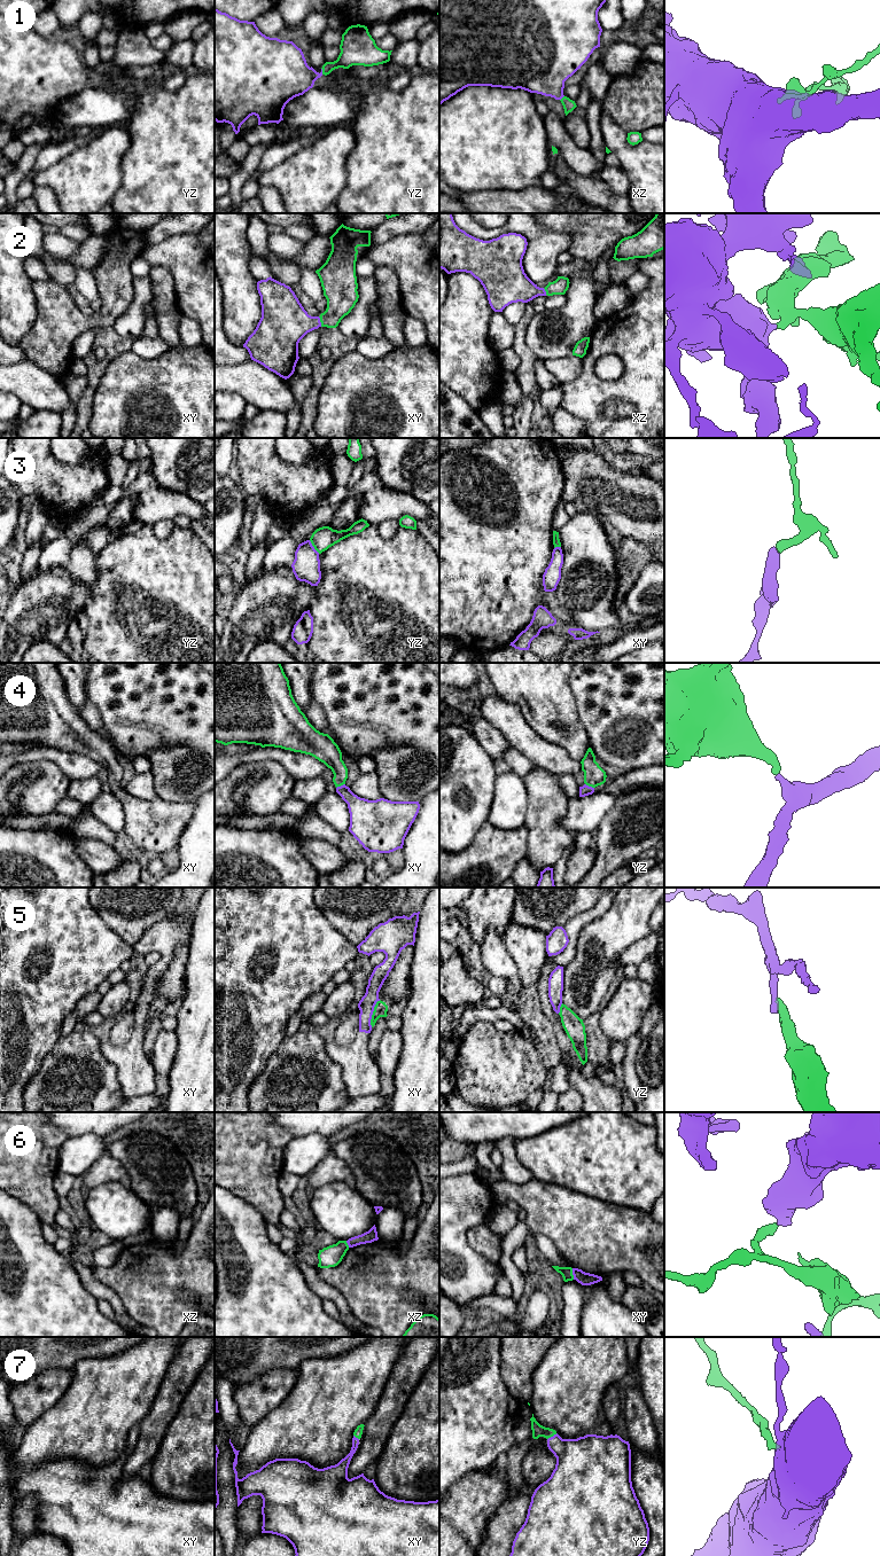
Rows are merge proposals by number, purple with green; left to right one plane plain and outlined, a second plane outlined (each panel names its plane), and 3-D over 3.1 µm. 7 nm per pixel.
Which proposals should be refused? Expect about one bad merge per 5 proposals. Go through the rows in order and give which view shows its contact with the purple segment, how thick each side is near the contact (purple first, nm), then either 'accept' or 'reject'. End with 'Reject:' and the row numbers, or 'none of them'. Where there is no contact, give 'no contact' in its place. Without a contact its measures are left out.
1: contact in yz; calibres 340 and 160 nm; accept
2: contact in xy; calibres 320 and 220 nm; accept
3: contact in yz; calibres 190 and 160 nm; reject
4: contact in xy; calibres 200 and 160 nm; accept
5: contact in xy; calibres 110 and 100 nm; reject
6: contact in xy; calibres 100 and 80 nm; reject
7: contact in yz; calibres 320 and 90 nm; accept
Reject: 3, 5, 6

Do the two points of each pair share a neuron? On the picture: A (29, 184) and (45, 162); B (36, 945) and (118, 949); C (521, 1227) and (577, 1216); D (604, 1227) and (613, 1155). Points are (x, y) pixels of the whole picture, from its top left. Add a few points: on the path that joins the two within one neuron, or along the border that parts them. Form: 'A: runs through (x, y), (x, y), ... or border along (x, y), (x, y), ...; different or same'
A: runs through (30, 178), (39, 166); same
B: runs through (56, 948), (98, 949); same
C: border along (524, 1220), (530, 1232); different
D: border along (582, 1193), (633, 1209); different

